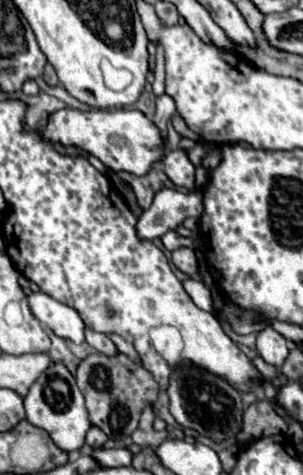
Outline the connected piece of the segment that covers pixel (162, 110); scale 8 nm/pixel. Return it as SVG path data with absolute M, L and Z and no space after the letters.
M161 94L161 96L157 98L157 112L155 112L153 122L155 122L157 128L161 130L163 138L165 138L165 134L167 134L167 122L169 122L169 118L171 118L173 114L175 114L175 102L173 102L173 98L167 96L167 94Z

